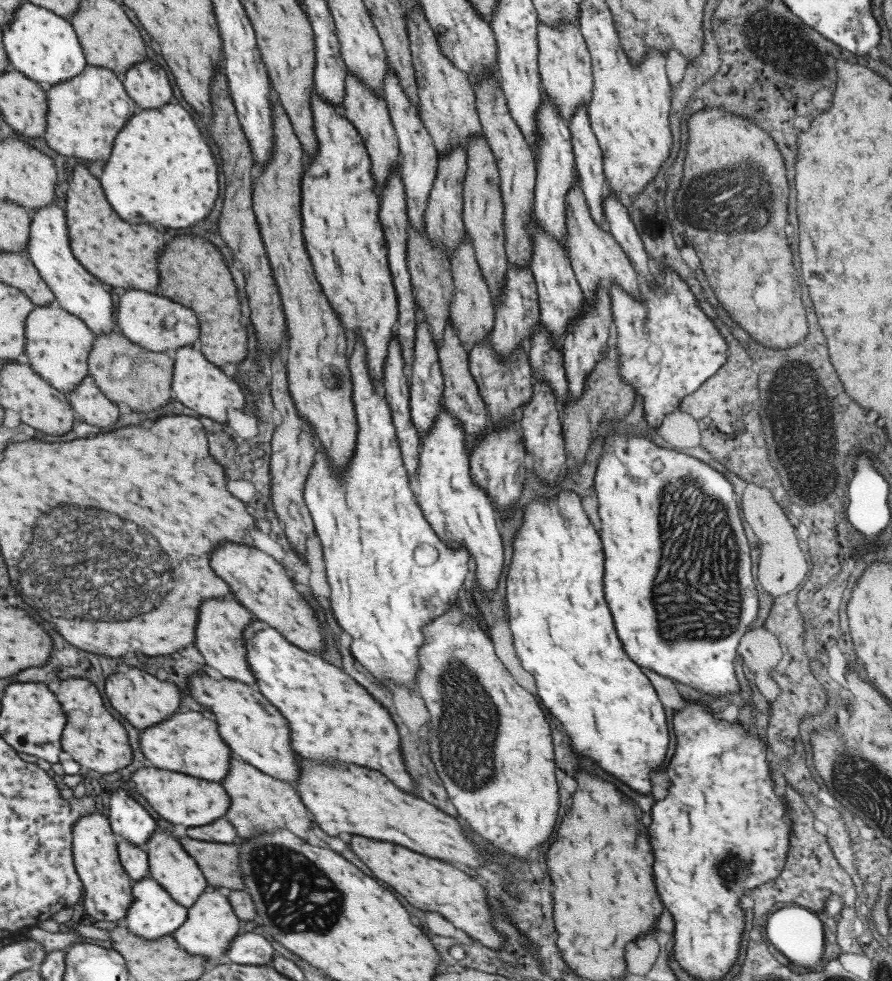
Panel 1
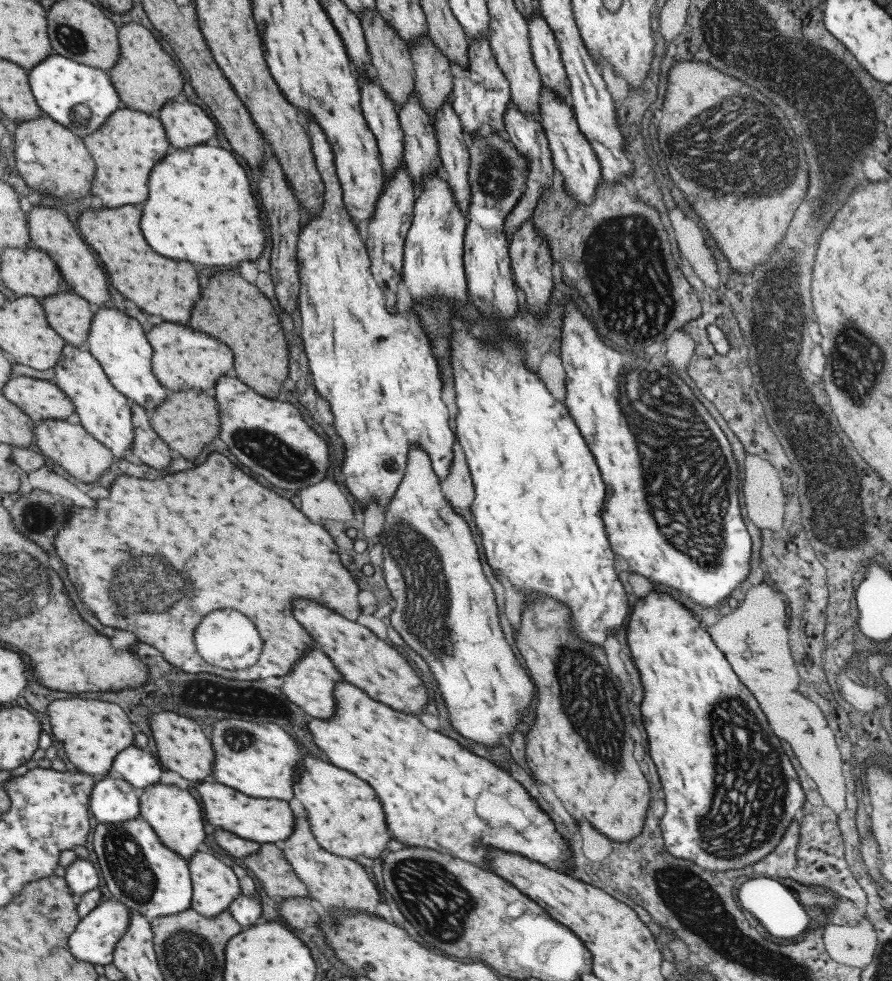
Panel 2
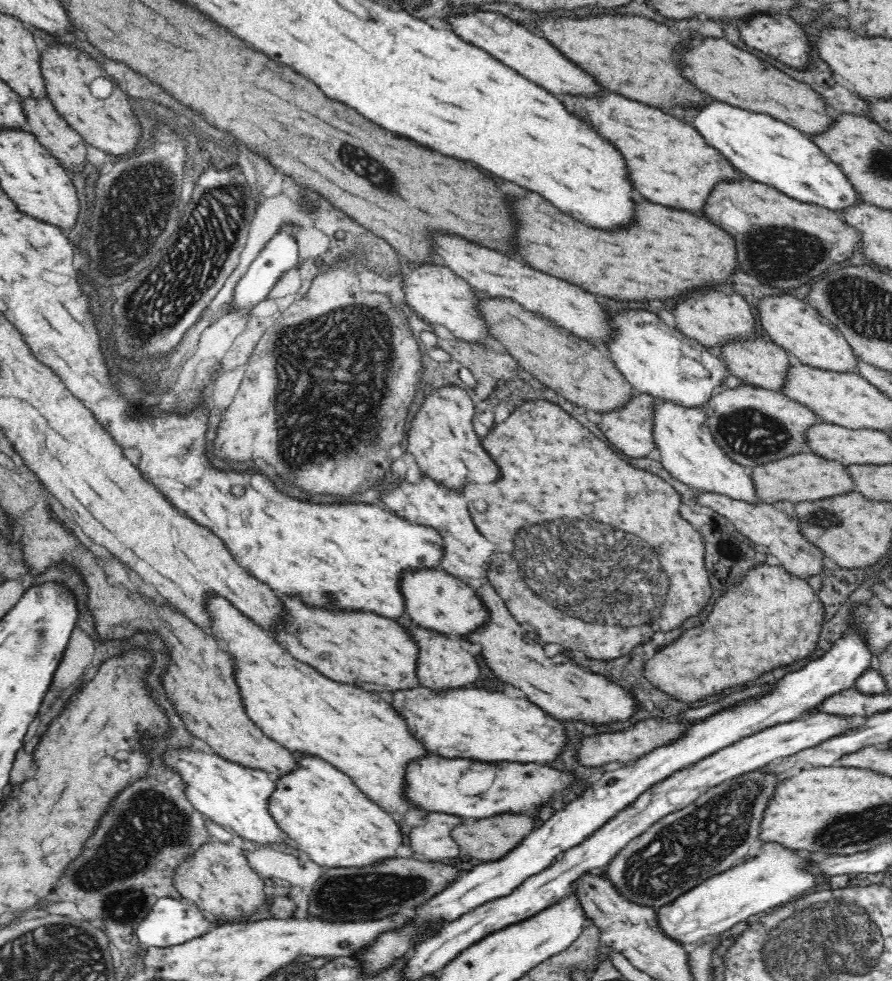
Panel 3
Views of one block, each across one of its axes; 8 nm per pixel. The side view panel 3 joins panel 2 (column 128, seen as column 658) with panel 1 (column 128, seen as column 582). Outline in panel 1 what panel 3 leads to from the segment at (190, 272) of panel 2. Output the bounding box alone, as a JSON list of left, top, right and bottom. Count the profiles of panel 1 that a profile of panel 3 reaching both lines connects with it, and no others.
[61,166,165,294]

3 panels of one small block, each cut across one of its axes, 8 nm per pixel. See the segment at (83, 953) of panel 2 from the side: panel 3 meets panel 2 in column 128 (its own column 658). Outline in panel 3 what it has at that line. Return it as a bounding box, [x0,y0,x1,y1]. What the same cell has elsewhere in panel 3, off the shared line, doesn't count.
[656,842,831,945]

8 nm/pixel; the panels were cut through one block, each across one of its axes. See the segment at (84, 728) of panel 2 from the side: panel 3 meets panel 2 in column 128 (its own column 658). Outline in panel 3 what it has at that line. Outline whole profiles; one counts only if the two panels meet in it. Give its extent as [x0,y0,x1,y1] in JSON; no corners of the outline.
[578,720,690,766]

